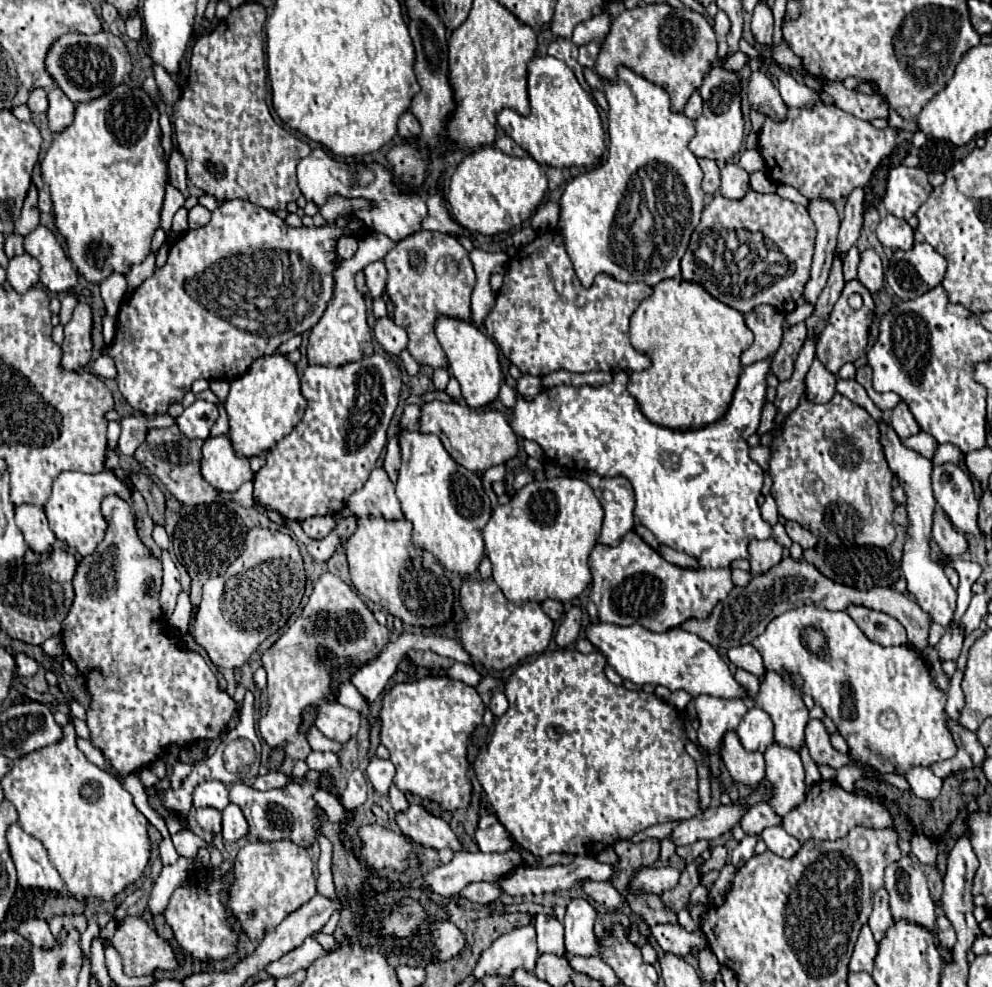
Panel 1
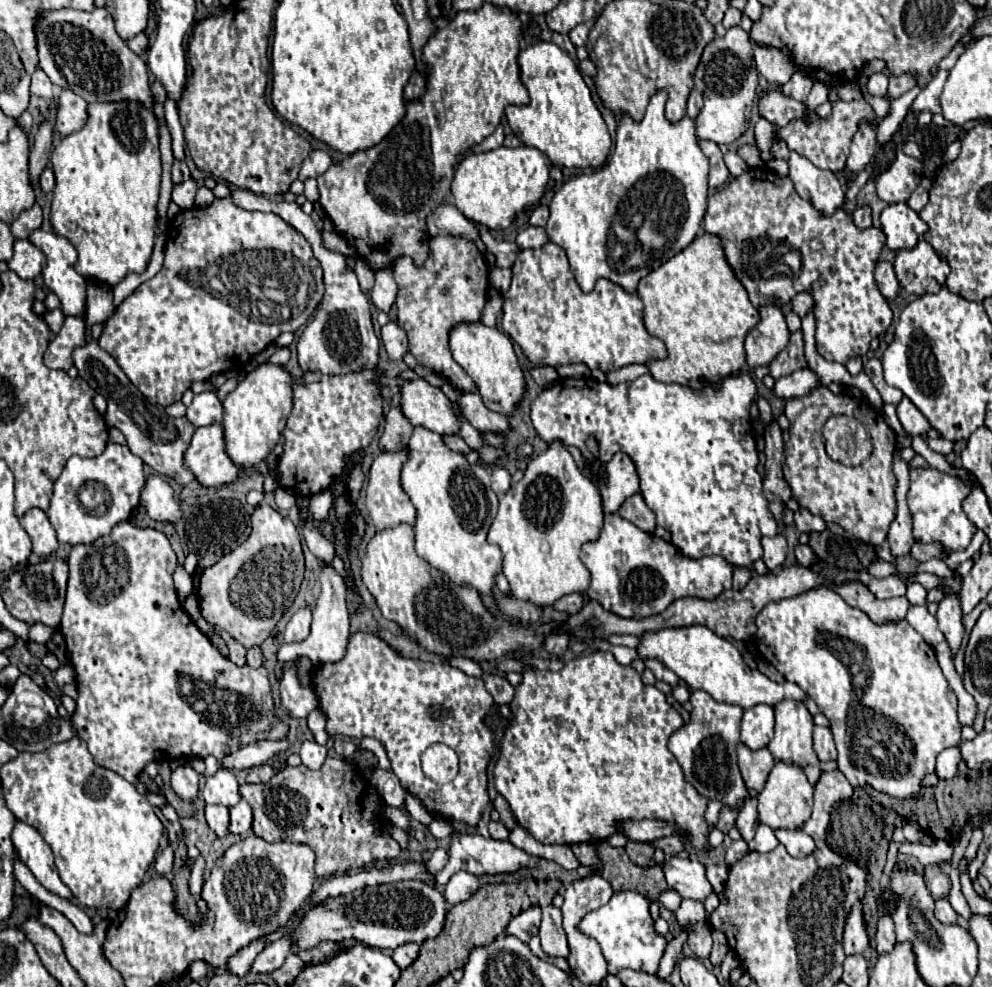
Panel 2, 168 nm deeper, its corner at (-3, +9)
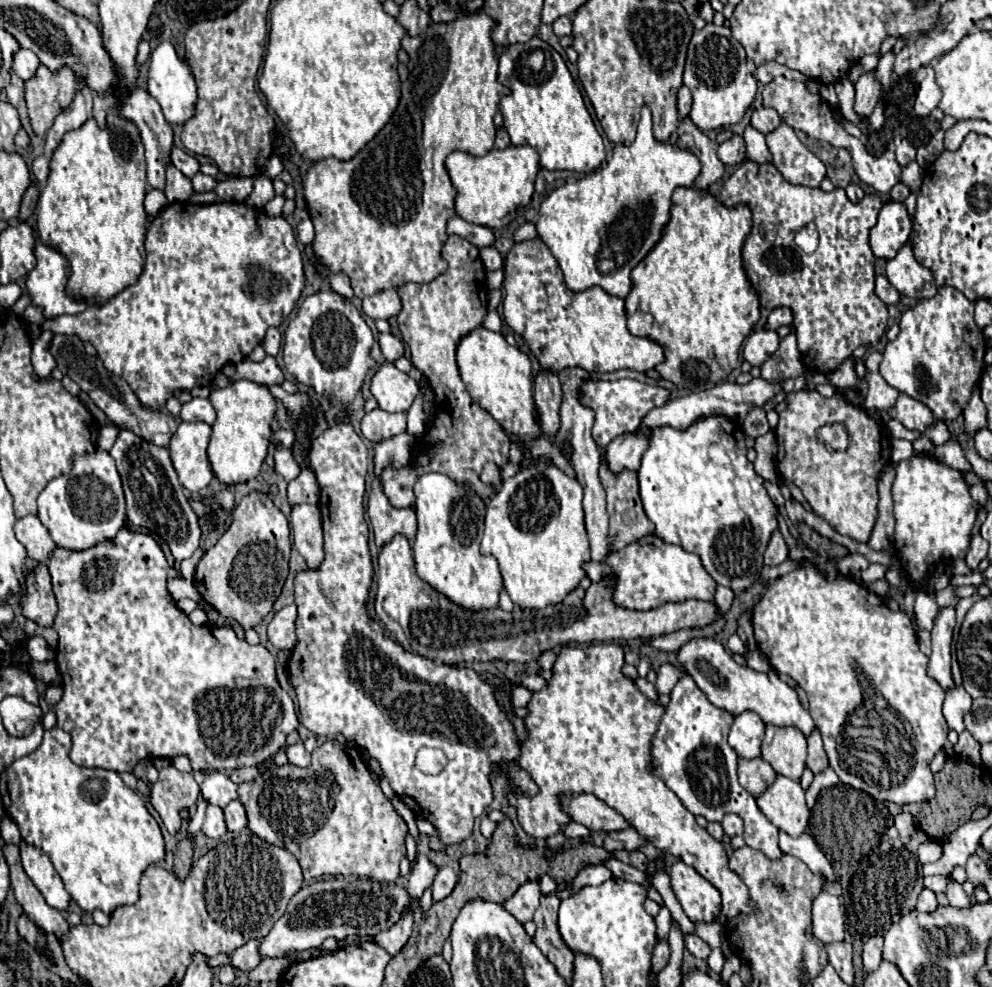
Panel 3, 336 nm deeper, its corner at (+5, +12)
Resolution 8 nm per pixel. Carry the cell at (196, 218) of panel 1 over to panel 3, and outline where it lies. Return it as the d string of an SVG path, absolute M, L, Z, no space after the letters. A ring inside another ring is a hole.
M196 173L196 175L192 177L192 187L194 187L194 191L204 193L204 191L212 191L212 189L216 187L216 181L214 181L212 177L208 177L208 175Z

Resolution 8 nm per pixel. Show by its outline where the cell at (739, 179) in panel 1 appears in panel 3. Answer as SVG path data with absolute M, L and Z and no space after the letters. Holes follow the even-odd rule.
M734 135L730 141L724 141L718 147L718 159L724 165L740 165L746 159L746 149L744 149L744 139L740 135Z

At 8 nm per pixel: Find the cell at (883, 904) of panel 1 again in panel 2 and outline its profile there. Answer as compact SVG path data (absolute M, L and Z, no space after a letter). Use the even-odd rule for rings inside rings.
M882 916L878 920L878 932L876 932L876 952L878 954L888 954L892 952L896 944L896 938L894 938L894 922L890 916Z

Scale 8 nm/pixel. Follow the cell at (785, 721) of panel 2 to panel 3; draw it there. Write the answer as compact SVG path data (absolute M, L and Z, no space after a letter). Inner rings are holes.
M766 725L762 739L762 759L784 777L800 779L806 761L806 737L796 727Z

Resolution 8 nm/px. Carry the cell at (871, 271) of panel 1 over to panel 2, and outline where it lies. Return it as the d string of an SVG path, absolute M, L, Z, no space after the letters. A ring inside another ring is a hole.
M878 262L876 264L876 284L878 284L878 290L882 292L882 296L886 300L894 300L898 296L900 284L896 280L896 274L894 274L894 268L890 262Z

